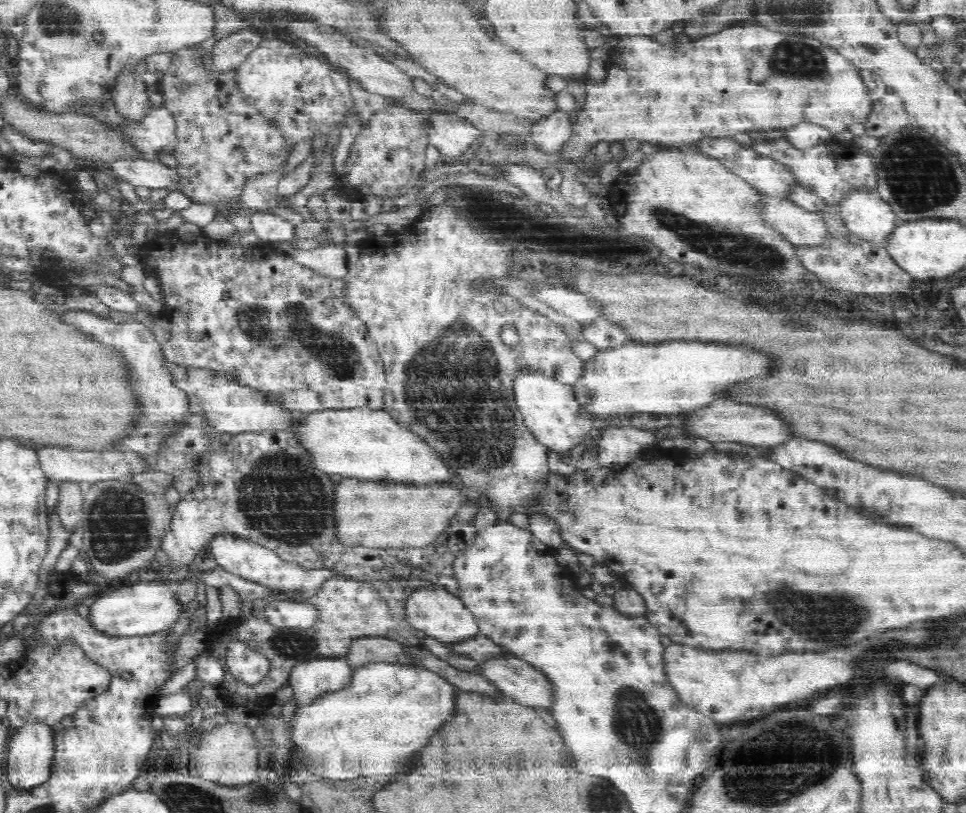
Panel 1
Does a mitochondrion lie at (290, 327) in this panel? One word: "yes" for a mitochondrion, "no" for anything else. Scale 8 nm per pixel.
yes

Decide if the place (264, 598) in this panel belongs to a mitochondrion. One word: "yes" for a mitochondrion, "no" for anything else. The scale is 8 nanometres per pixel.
no

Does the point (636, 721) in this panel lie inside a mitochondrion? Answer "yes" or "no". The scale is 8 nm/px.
yes

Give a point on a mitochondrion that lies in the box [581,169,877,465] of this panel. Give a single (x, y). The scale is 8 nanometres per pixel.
(757, 257)

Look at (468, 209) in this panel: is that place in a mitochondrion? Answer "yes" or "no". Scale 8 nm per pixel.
yes

